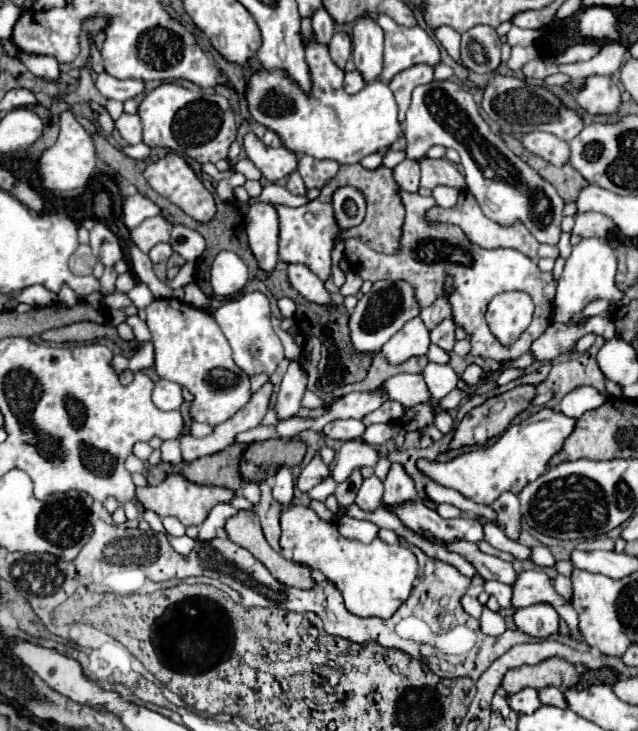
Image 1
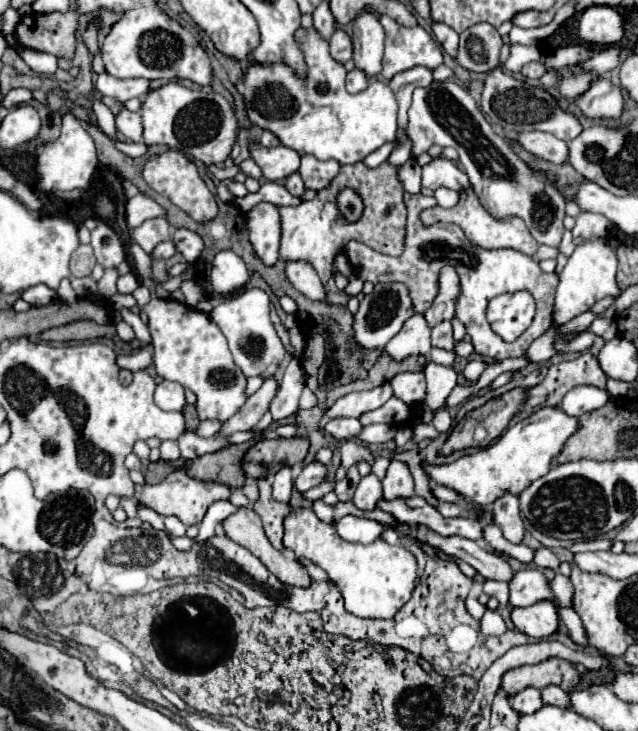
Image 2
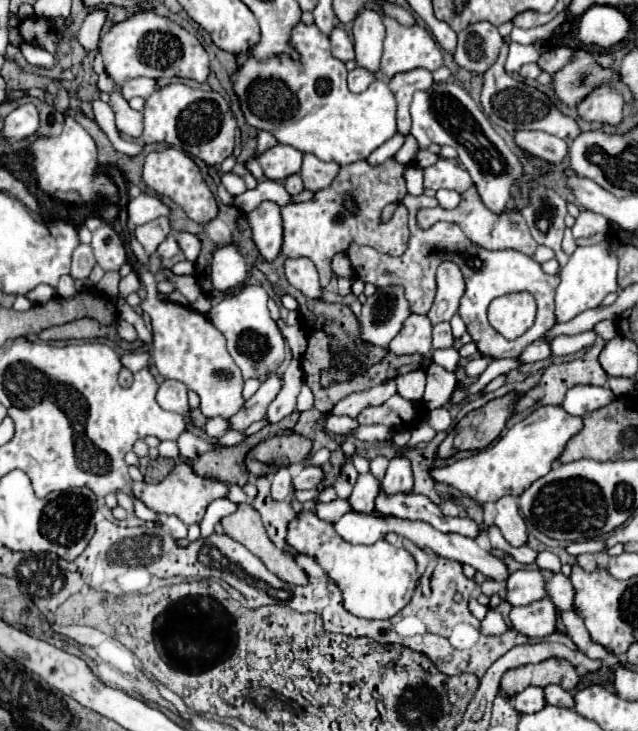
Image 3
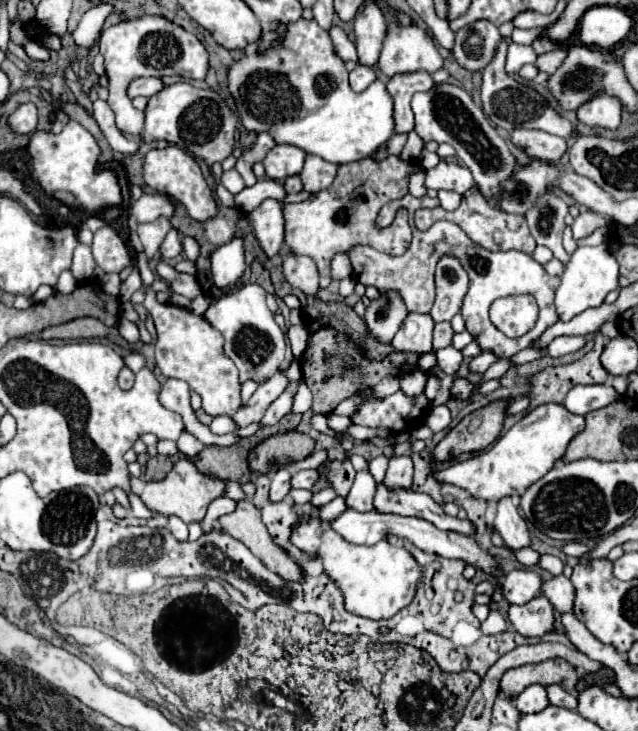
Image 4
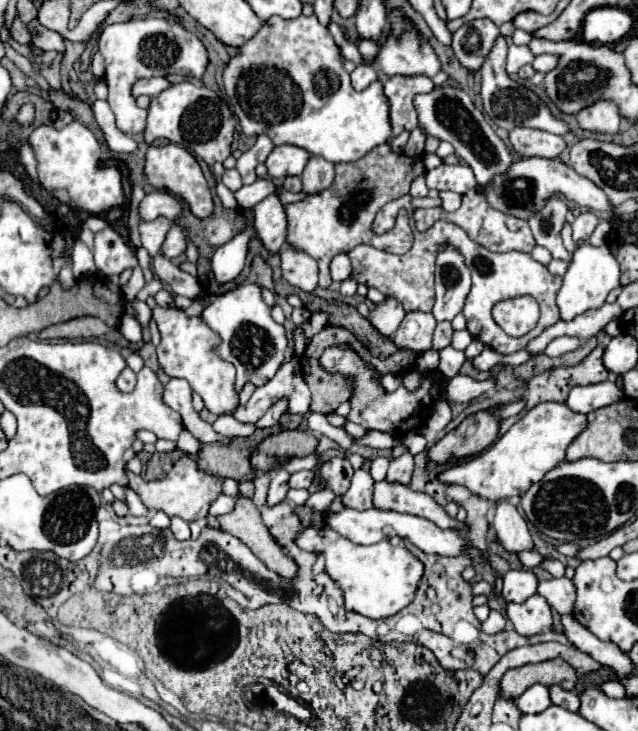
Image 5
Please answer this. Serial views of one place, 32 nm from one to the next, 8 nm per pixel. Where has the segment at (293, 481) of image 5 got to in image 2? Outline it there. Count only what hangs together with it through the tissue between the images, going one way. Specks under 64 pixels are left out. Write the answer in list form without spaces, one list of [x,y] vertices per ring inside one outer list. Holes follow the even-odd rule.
[[[312,462],[312,464],[304,466],[304,470],[300,472],[300,476],[294,480],[294,486],[296,486],[296,490],[306,492],[306,490],[318,486],[324,478],[326,478],[326,468],[324,468],[324,464]]]

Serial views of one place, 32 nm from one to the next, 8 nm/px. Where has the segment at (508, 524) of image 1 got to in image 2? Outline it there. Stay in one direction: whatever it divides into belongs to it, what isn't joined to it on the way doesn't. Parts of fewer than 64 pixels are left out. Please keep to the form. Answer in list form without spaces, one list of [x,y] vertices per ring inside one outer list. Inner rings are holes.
[[[504,494],[494,502],[494,524],[502,530],[504,538],[512,544],[520,544],[524,538],[524,522],[520,518],[518,498],[512,494]]]

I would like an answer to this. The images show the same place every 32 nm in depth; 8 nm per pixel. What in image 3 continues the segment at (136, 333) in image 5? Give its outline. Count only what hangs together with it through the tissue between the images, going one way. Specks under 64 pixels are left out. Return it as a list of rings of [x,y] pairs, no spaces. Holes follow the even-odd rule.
[[[118,320],[118,324],[116,324],[116,328],[118,328],[118,334],[120,334],[120,338],[122,340],[126,340],[126,342],[134,342],[134,340],[138,340],[138,334],[136,334],[136,328],[132,326],[132,324],[128,324],[126,320]]]

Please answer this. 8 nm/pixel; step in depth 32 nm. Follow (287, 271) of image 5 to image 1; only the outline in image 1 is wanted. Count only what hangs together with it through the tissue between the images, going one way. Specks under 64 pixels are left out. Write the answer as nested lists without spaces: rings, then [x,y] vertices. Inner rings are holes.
[[[290,264],[288,266],[290,284],[310,302],[316,304],[330,304],[330,294],[324,288],[324,282],[304,264]]]

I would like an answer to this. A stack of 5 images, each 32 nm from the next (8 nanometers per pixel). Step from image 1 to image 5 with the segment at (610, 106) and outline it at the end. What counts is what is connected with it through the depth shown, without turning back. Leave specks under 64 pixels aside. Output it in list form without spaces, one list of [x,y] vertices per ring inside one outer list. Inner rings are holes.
[[[606,100],[584,108],[576,116],[576,120],[582,130],[596,132],[596,134],[618,134],[618,126],[620,126],[618,108]]]

